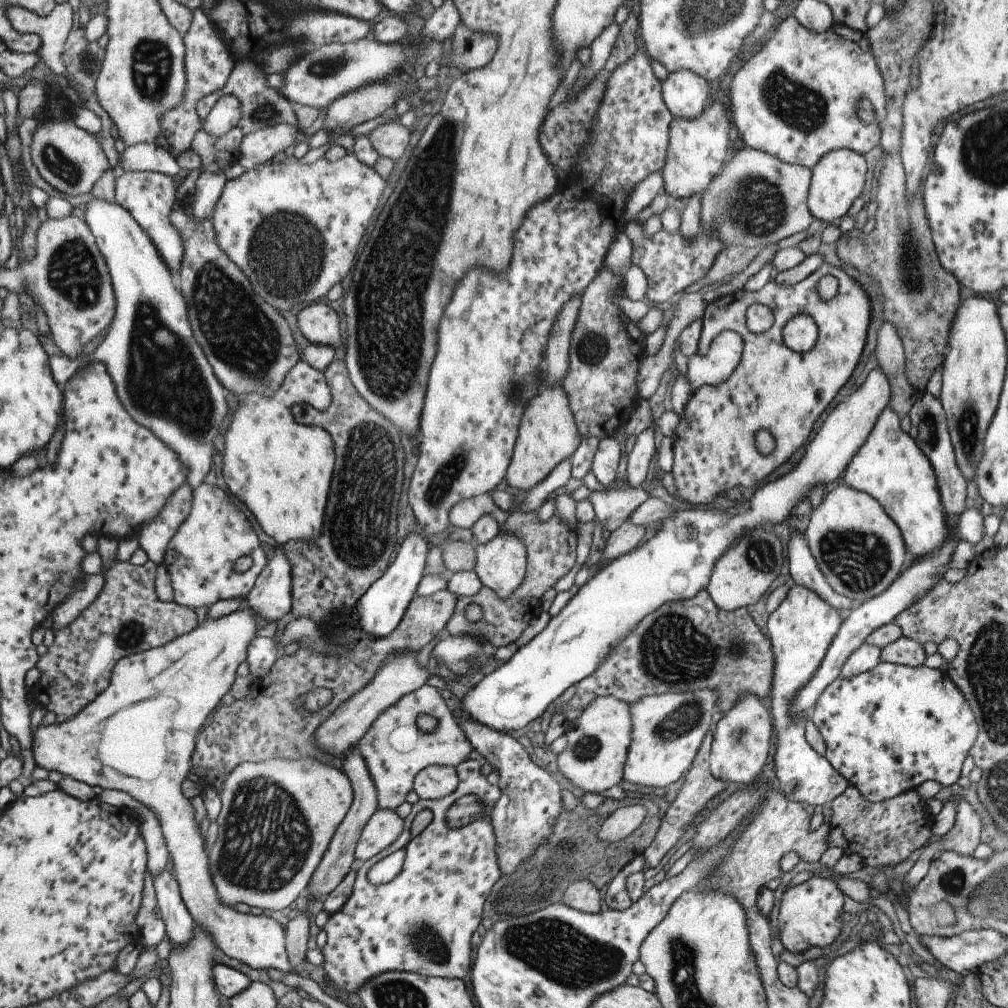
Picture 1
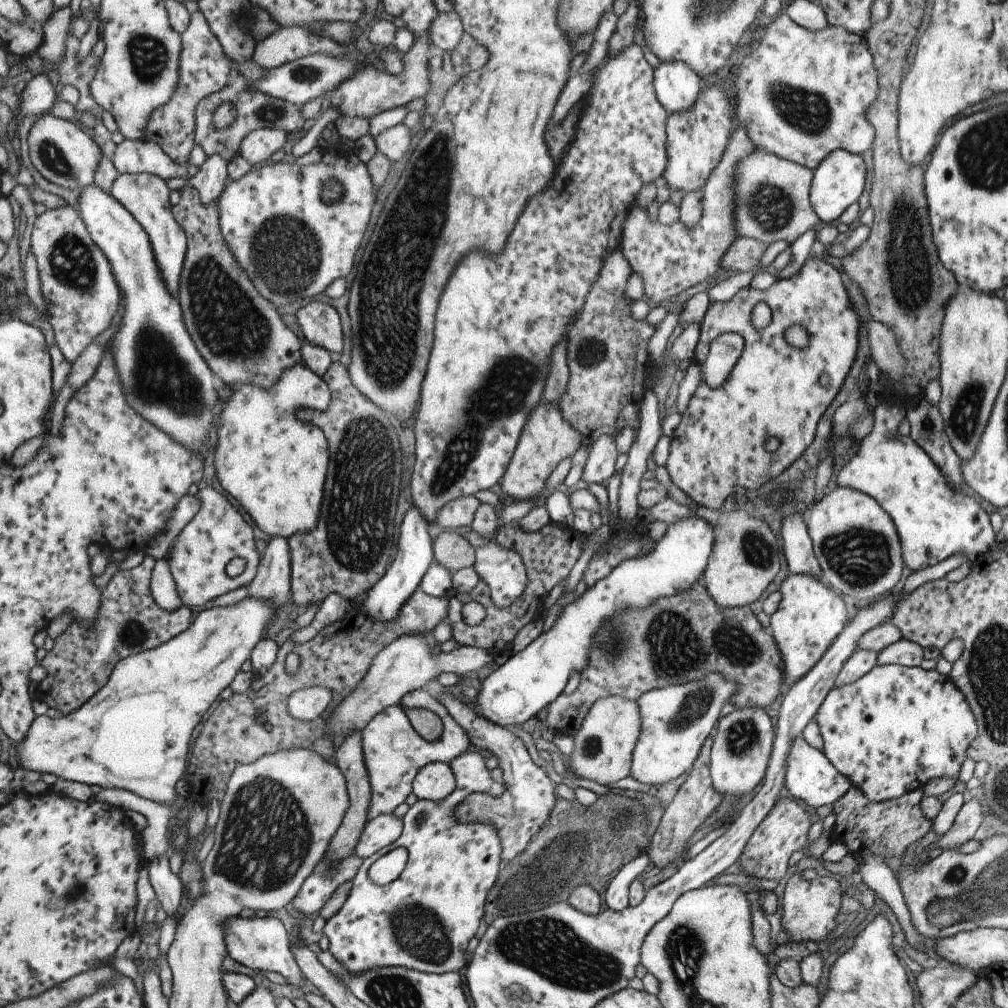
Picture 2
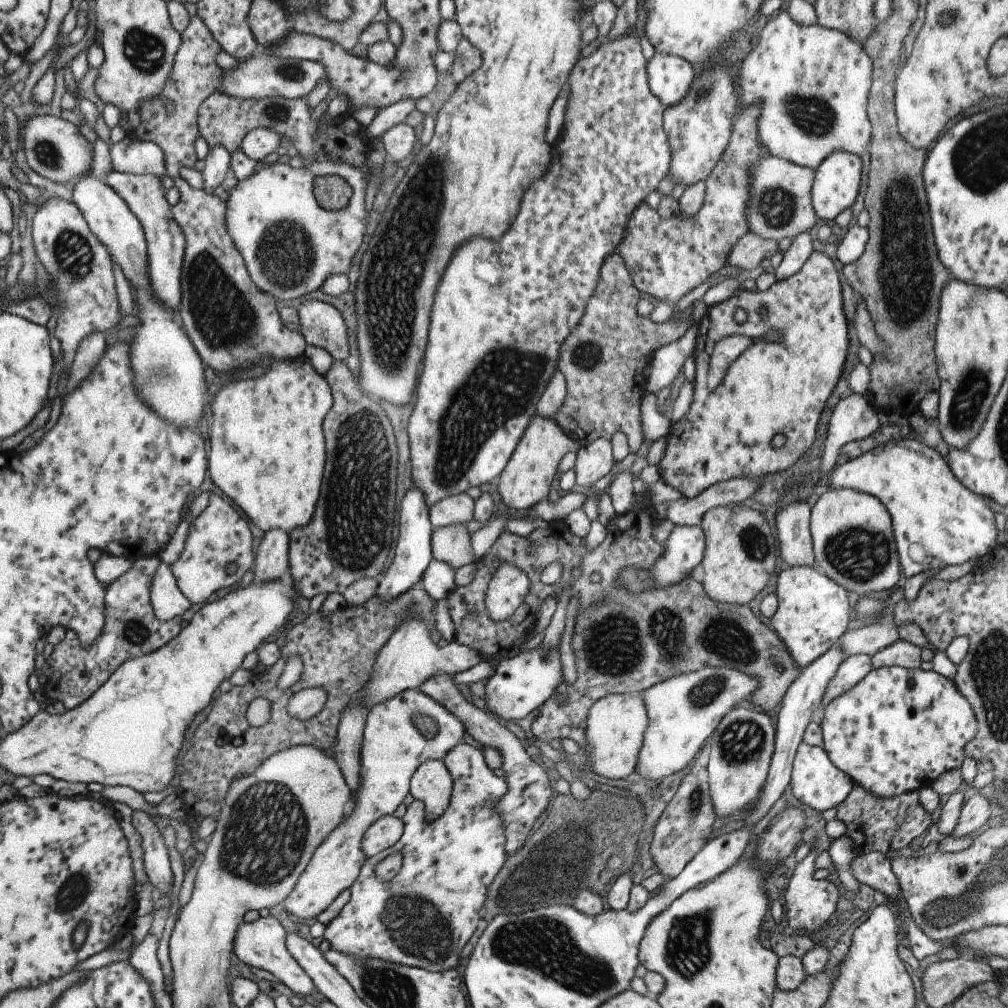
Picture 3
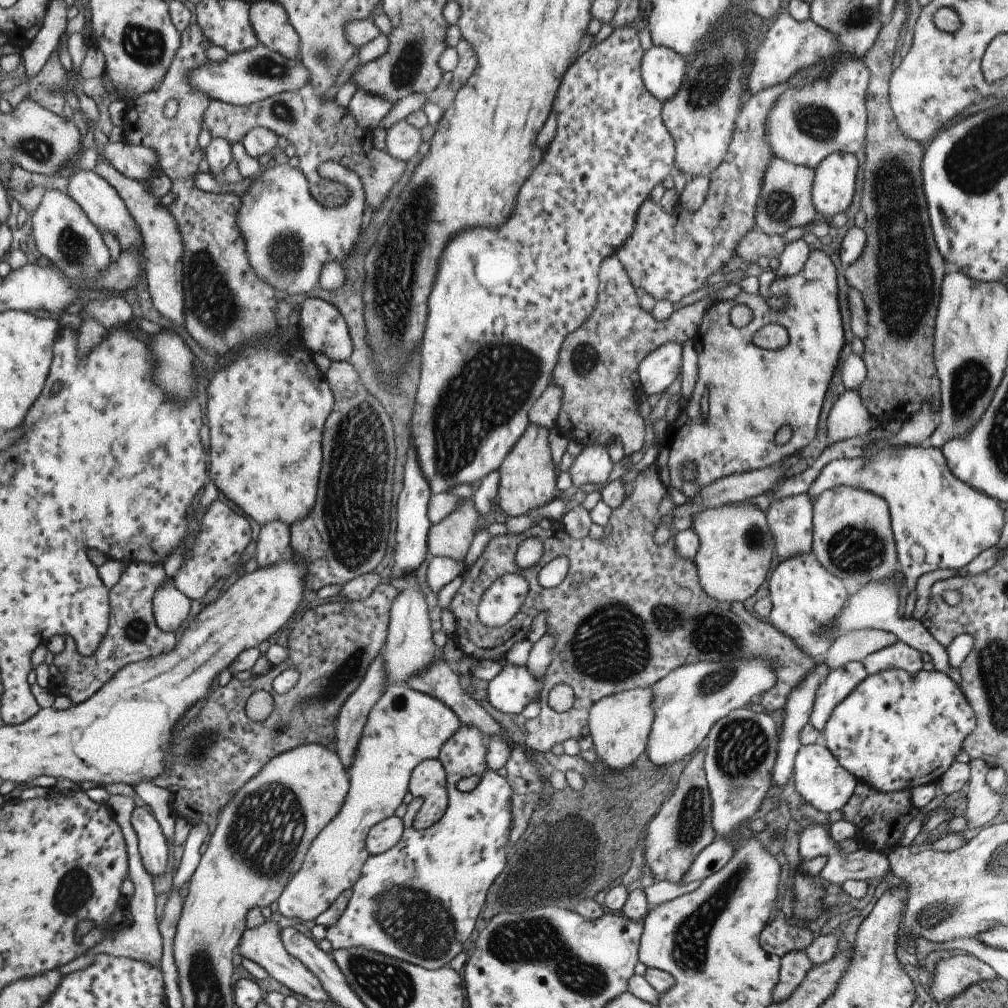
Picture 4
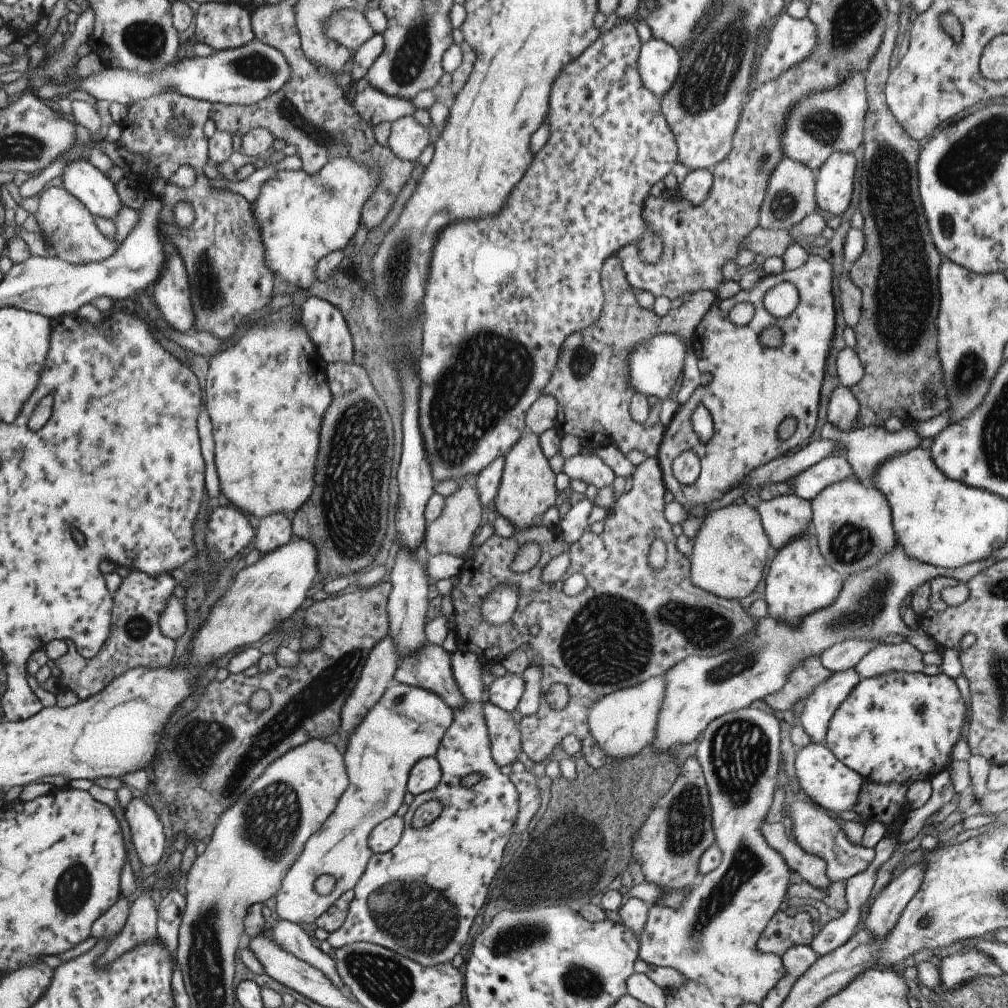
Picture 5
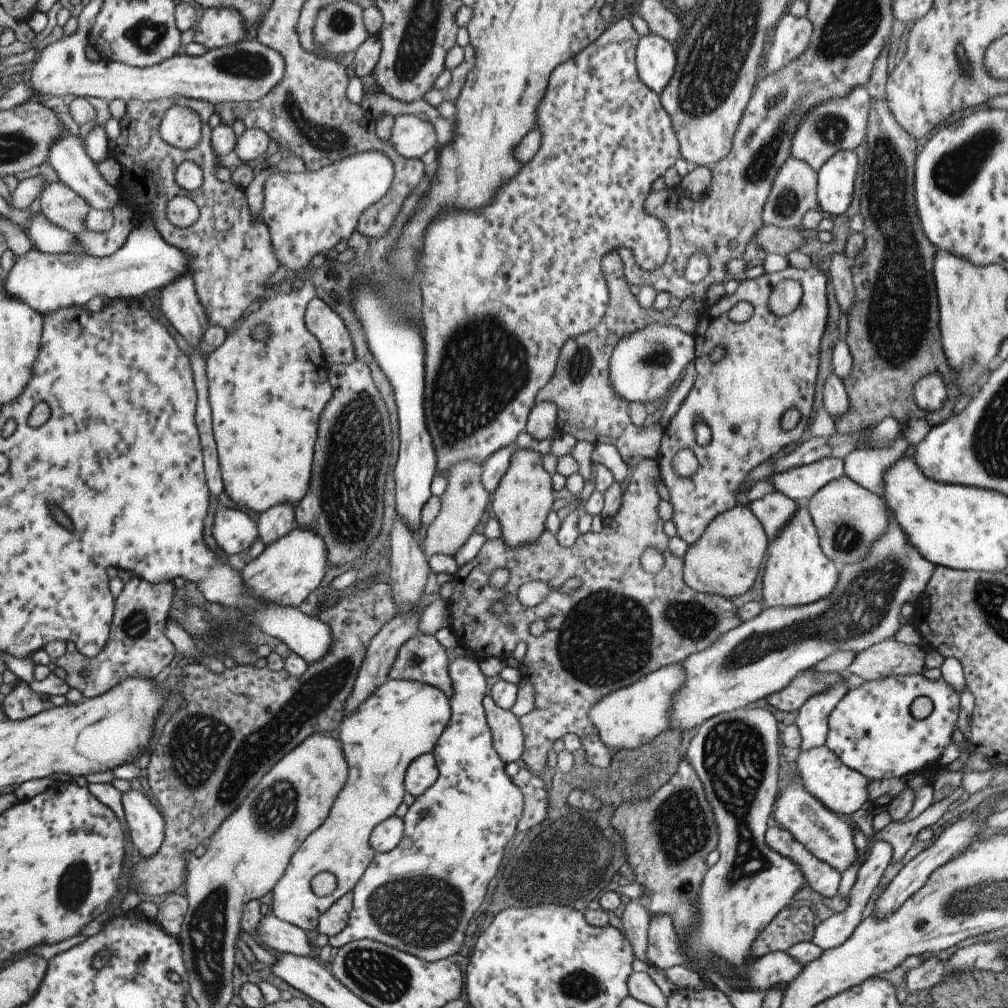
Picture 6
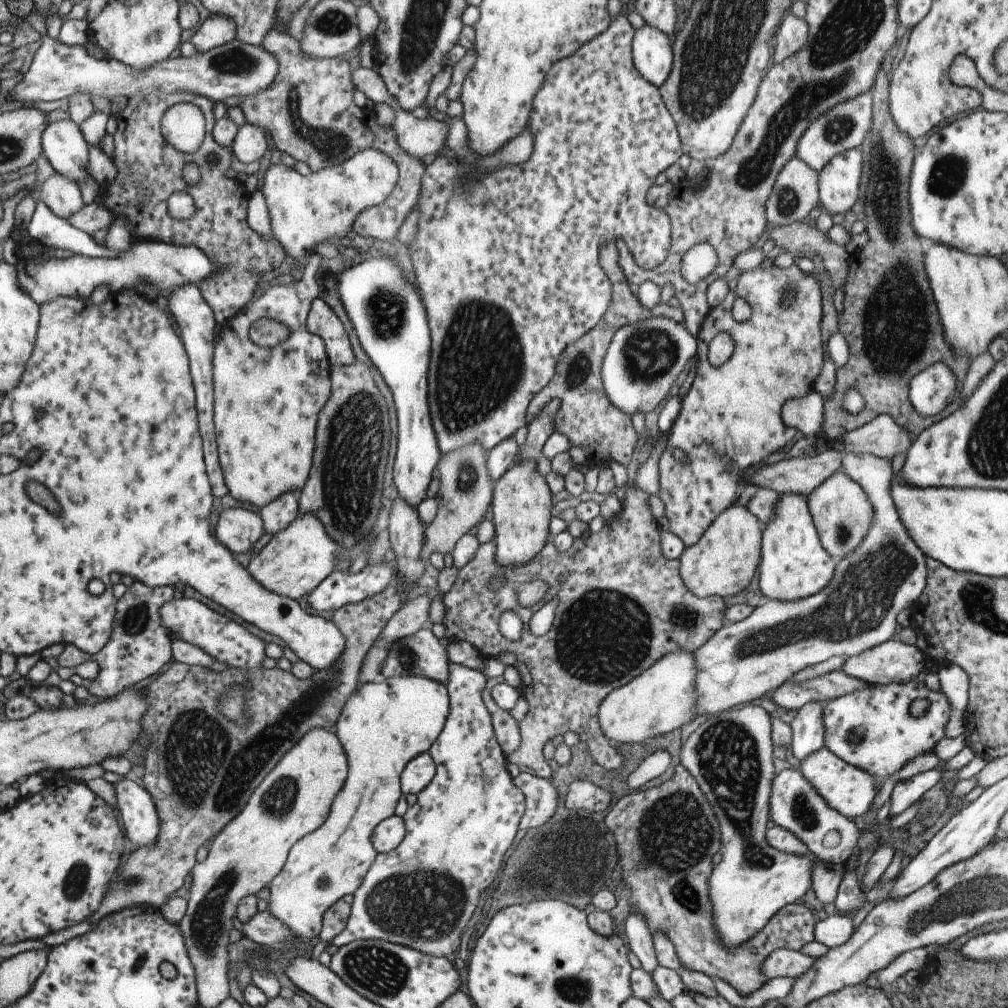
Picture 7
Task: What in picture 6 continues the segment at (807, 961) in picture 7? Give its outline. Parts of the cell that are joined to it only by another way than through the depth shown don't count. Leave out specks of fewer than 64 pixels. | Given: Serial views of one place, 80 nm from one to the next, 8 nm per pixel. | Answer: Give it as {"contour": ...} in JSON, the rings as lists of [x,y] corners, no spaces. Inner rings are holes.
{"contour":[[[765,708],[737,709],[708,718],[697,728],[691,738],[684,759],[698,774],[707,802],[711,807],[718,839],[717,862],[703,875],[696,902],[696,921],[685,928],[686,933],[679,938],[669,915],[651,915],[646,934],[645,959],[648,965],[658,969],[682,966],[697,972],[699,978],[714,968],[712,959],[719,959],[734,969],[739,984],[732,983],[729,977],[723,978],[734,991],[767,991],[775,985],[791,982],[801,972],[802,966],[796,963],[786,951],[767,952],[756,959],[745,961],[749,956],[751,943],[760,930],[792,900],[792,896],[802,888],[803,872],[788,858],[777,854],[764,839],[767,818],[771,814],[775,795],[782,781],[777,750],[781,747],[777,721]]]}

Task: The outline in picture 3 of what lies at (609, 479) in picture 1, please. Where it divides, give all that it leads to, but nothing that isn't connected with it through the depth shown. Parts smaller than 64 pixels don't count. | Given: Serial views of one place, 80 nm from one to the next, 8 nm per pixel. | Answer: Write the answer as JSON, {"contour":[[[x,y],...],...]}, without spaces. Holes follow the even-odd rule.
{"contour":[[[595,438],[589,444],[581,445],[576,450],[577,457],[574,460],[575,480],[579,486],[591,487],[593,482],[603,478],[609,472],[613,464],[611,457],[610,439]]]}

